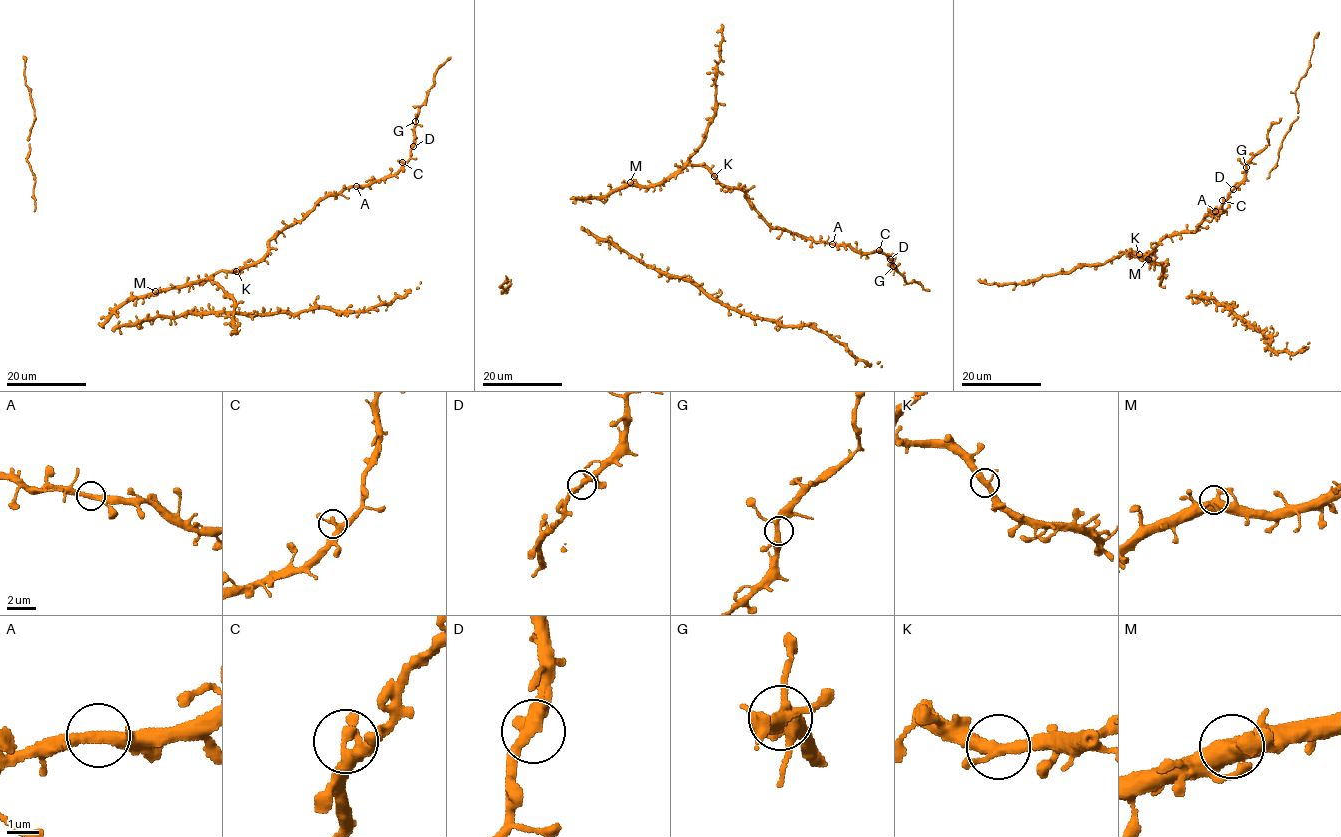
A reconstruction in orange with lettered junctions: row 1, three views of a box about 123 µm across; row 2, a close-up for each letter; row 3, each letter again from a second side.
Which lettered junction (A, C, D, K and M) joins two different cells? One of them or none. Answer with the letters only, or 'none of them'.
none of them

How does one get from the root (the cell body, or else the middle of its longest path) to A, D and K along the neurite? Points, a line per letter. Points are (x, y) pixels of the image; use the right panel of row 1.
A: (1151, 261), (1140, 259), (1130, 250), (1146, 255), (1167, 237), (1195, 231), (1202, 219), (1215, 211)
D: (1151, 261), (1130, 250), (1146, 255), (1167, 237), (1192, 233), (1204, 217), (1222, 212), (1221, 203), (1234, 189)
K: (1151, 261), (1140, 259), (1130, 250), (1139, 254)

